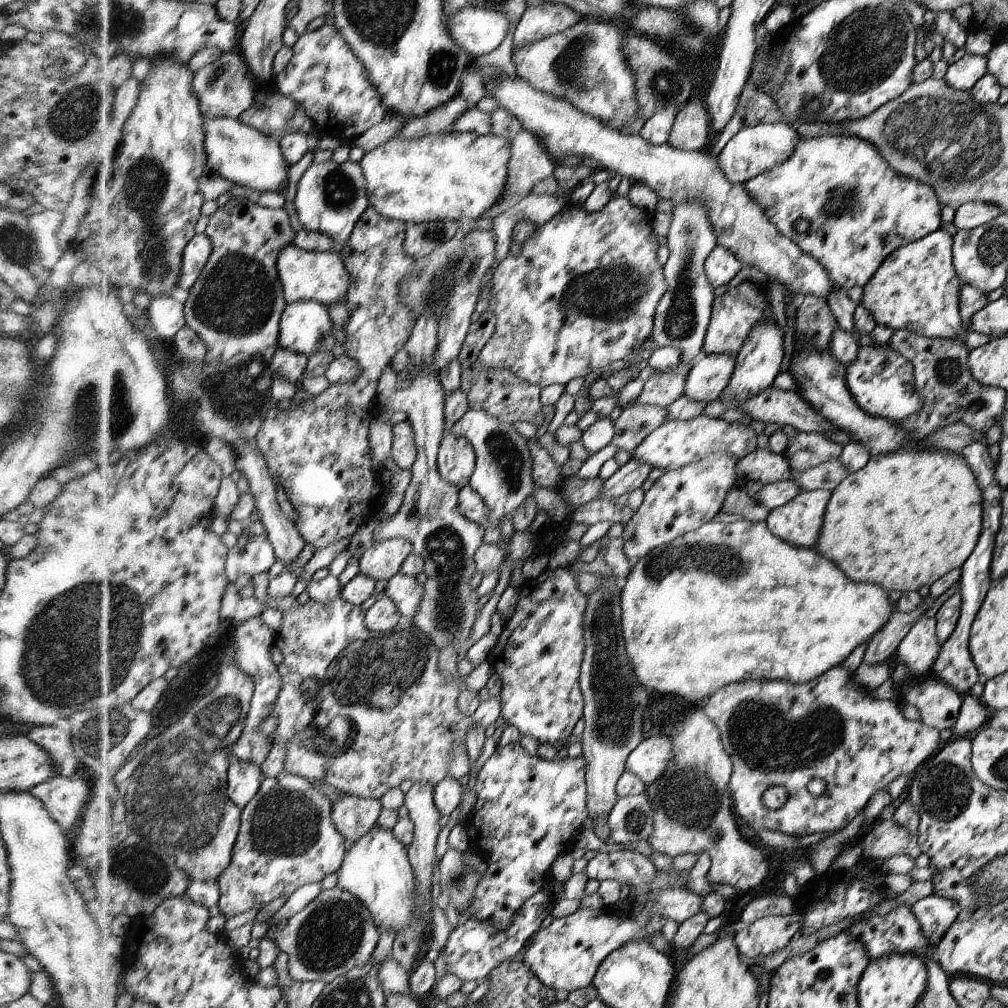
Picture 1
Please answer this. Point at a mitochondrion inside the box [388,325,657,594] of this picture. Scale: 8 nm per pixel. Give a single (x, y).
(501, 455)

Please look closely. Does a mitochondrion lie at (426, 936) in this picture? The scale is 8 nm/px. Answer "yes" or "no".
no

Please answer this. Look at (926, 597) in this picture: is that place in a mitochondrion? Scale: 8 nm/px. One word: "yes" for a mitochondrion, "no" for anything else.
no

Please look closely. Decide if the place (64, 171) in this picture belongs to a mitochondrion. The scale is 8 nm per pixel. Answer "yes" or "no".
no

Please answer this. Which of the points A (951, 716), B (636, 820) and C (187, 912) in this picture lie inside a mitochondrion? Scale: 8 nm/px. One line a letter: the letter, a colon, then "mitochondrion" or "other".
A: other
B: mitochondrion
C: other

